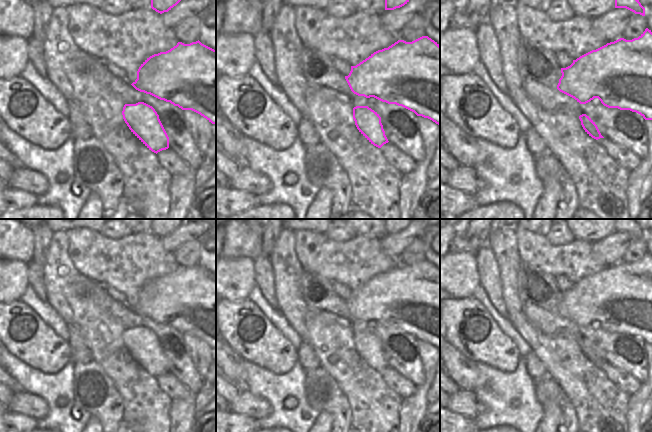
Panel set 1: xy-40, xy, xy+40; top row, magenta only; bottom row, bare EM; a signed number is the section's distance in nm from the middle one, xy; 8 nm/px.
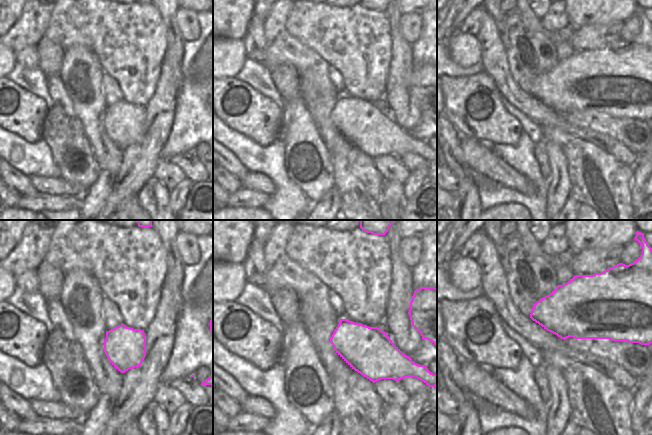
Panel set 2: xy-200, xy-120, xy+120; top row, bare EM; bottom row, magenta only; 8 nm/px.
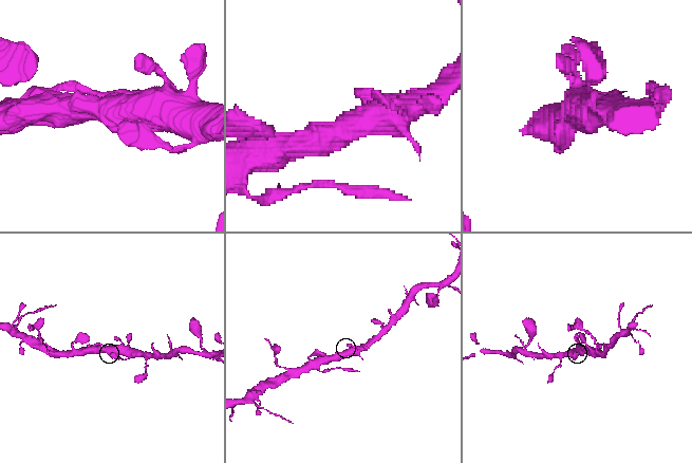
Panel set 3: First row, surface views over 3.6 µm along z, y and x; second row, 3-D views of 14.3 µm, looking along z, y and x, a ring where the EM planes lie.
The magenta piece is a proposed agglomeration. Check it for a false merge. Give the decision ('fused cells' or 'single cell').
single cell

